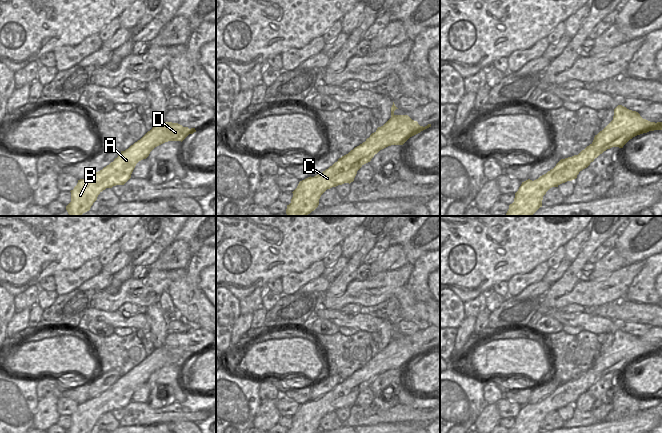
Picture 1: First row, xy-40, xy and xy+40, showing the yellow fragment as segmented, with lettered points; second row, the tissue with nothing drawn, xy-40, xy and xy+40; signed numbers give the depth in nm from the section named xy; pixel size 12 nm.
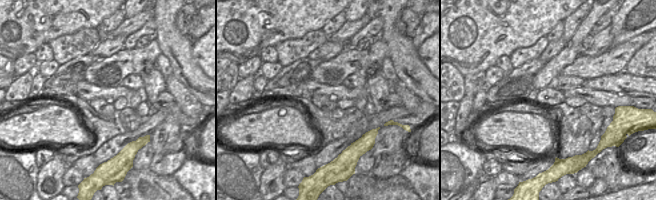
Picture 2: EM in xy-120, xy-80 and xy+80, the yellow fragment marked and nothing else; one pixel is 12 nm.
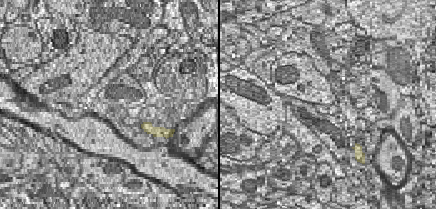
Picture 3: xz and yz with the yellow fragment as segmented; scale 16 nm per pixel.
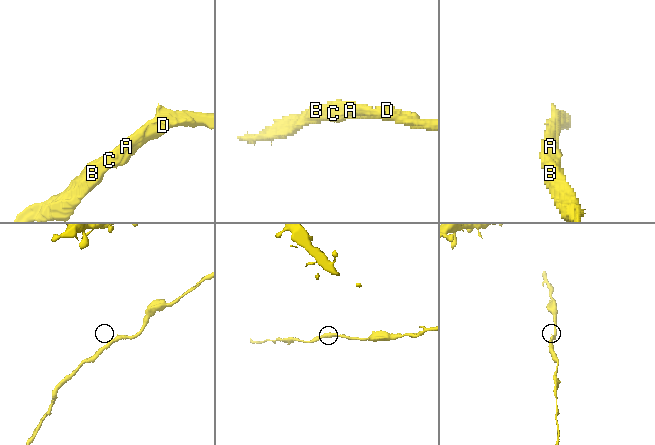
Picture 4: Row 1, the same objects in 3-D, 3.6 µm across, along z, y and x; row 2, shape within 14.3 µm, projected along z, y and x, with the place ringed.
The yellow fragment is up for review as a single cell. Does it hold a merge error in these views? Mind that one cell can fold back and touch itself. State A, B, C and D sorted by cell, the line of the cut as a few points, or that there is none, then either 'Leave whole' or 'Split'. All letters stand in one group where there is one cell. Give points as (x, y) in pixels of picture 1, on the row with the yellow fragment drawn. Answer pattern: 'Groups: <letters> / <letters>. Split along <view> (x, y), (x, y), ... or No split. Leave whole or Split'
Groups: A B C D. No split. Leave whole

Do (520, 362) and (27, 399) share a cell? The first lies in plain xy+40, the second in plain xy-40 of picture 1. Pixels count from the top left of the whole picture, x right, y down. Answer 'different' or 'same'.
different

